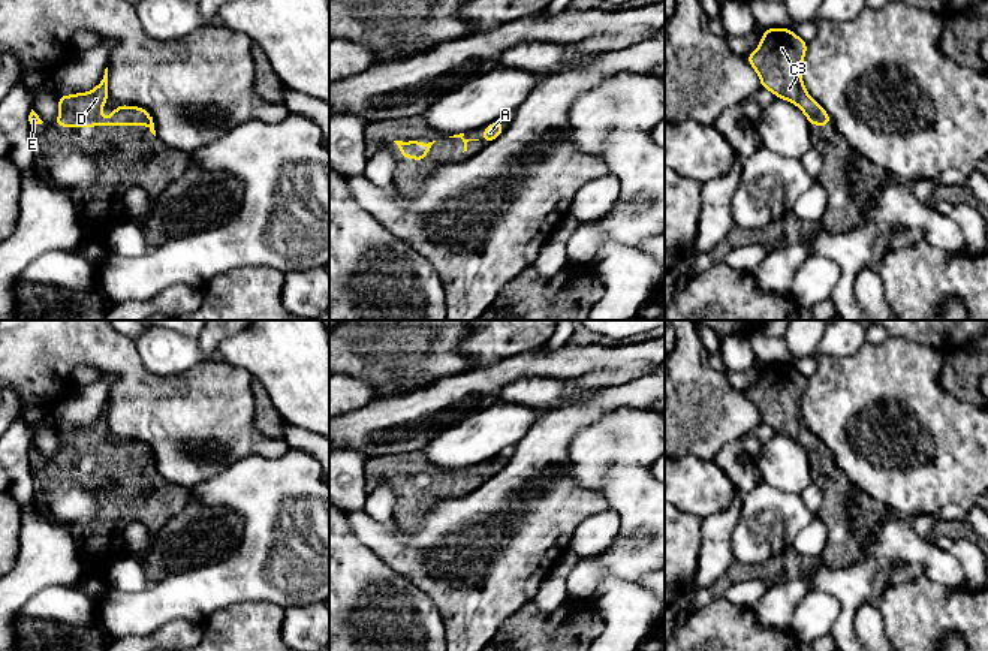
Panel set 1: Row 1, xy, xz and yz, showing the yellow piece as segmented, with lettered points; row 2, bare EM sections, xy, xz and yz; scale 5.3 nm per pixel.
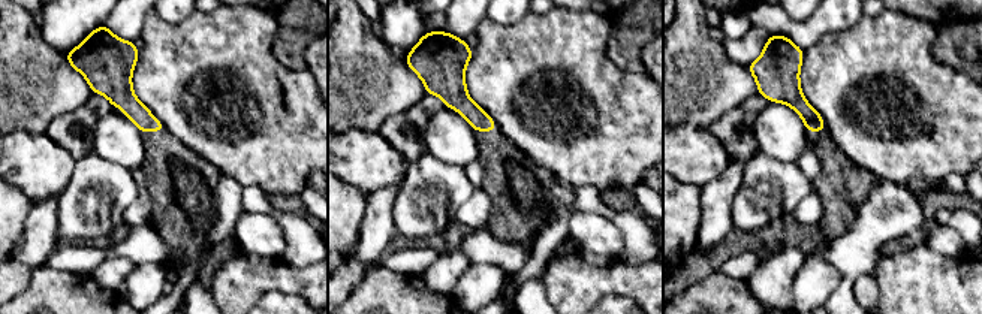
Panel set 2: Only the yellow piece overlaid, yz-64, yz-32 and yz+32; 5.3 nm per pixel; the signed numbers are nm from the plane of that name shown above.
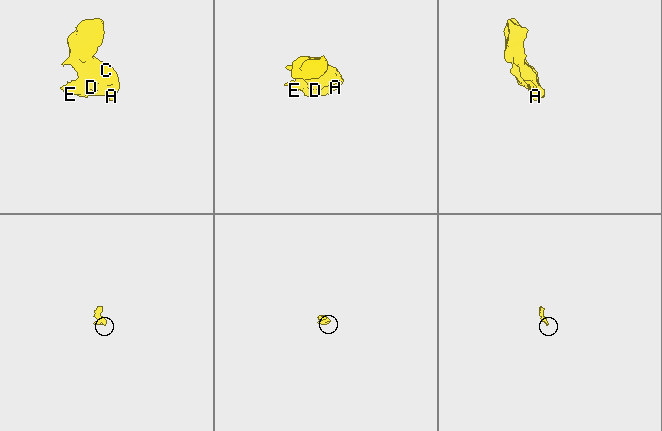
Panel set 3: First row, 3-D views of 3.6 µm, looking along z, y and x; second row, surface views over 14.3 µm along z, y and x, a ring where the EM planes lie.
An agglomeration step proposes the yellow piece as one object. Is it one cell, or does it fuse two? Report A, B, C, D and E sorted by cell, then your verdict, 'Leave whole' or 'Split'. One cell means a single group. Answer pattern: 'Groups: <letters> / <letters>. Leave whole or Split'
Groups: A B C D E. Leave whole

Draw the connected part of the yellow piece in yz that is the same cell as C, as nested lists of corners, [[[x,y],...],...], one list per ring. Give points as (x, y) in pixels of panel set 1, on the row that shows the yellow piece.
[[[765,28],[760,45],[750,52],[745,60],[757,72],[760,85],[772,91],[778,99],[795,103],[807,117],[811,126],[829,126],[832,118],[814,99],[811,99],[802,84],[801,63],[805,57],[808,43],[798,37],[790,28]]]

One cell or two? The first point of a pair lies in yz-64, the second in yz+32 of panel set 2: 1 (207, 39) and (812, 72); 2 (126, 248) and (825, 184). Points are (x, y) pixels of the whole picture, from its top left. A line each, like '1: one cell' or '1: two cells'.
1: one cell
2: two cells

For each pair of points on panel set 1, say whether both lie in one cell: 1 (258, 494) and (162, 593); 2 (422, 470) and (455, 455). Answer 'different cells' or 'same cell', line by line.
1: same cell
2: different cells

